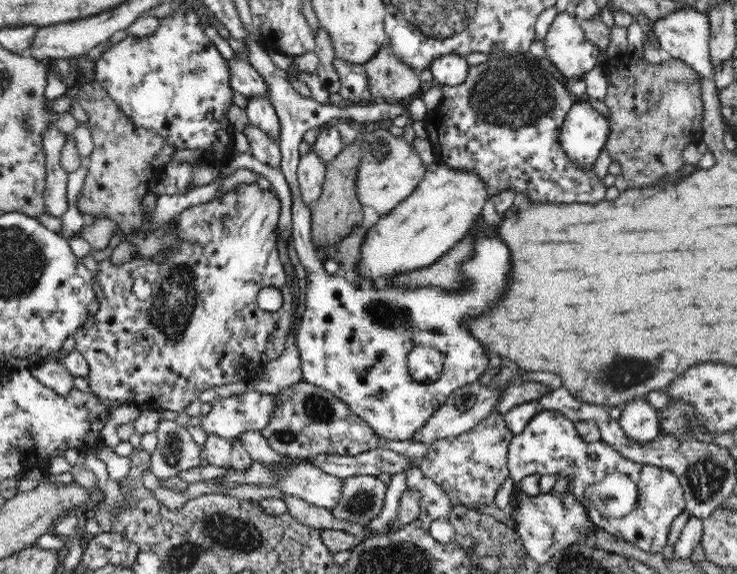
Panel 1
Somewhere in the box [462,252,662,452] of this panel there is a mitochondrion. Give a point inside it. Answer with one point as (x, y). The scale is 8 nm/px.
(620, 373)

